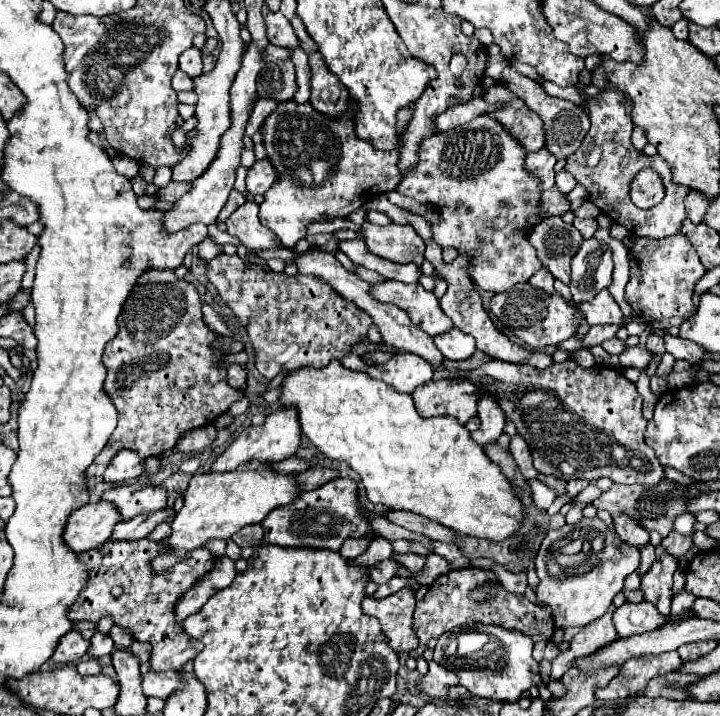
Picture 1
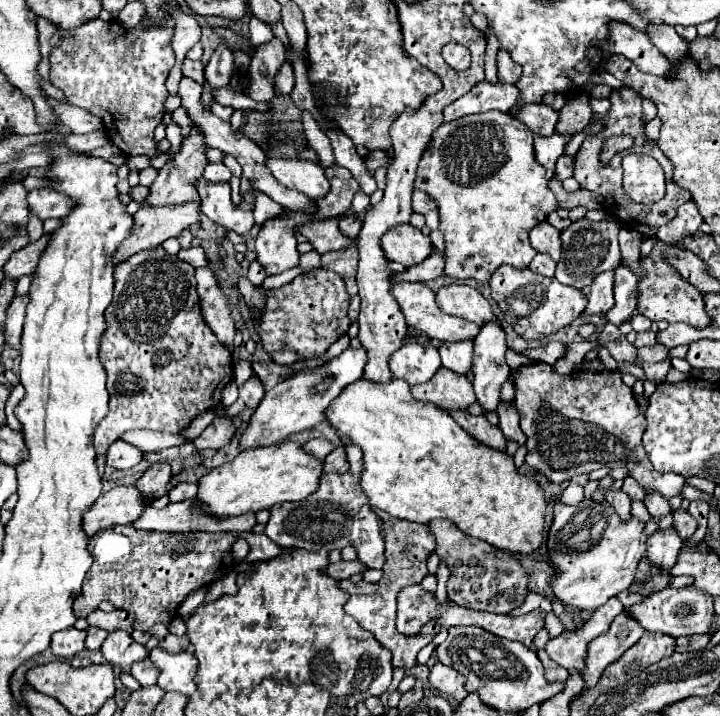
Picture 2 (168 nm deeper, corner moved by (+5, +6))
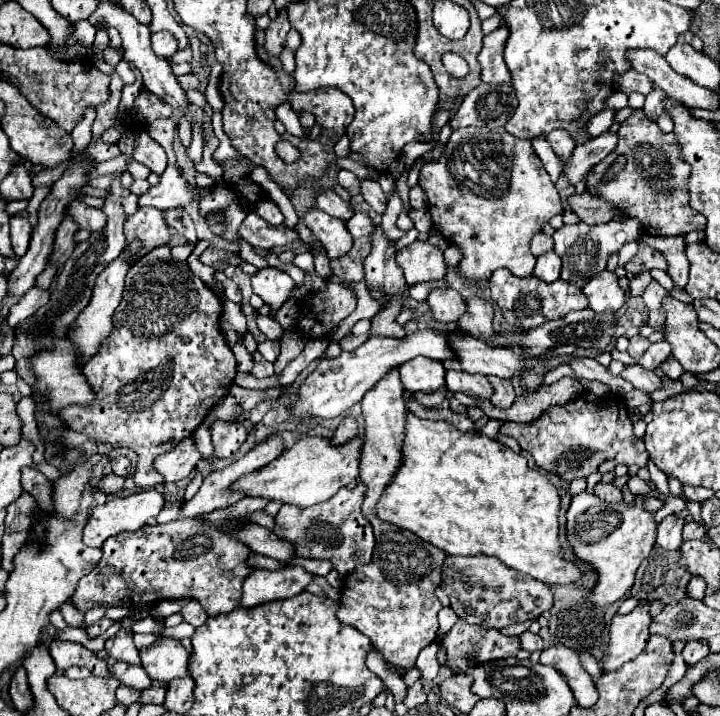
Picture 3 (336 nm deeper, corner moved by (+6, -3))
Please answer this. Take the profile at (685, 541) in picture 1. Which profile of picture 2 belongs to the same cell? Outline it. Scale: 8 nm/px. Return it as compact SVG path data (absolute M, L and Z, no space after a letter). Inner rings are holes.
M676 510L674 512L674 528L680 534L682 540L690 538L696 530L696 520L686 512L686 510Z

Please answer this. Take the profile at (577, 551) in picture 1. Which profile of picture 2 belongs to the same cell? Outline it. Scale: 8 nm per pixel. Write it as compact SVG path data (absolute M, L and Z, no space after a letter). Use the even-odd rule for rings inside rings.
M584 500L582 506L566 506L566 504L556 504L554 506L554 518L548 530L548 564L552 564L554 576L552 576L552 590L558 600L562 600L568 606L574 606L578 610L596 610L602 604L608 602L608 598L616 596L618 592L626 590L632 580L634 580L634 570L640 562L640 558L646 554L646 536L644 536L644 524L636 518L630 522L622 524L608 506L608 502L594 502L594 500Z

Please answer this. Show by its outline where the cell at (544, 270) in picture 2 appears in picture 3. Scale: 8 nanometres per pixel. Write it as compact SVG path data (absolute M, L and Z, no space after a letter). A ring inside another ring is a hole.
M547 251L547 255L537 257L537 265L533 271L535 277L551 283L551 281L559 279L559 273L561 273L561 261L555 251Z

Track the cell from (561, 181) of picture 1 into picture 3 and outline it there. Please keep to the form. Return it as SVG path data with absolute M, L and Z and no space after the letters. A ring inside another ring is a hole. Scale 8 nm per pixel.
M603 133L597 139L591 139L591 143L581 145L575 149L575 153L571 155L571 165L565 171L565 177L569 179L571 185L577 185L581 181L581 177L595 167L599 161L603 161L611 151L615 151L617 147L617 133Z

